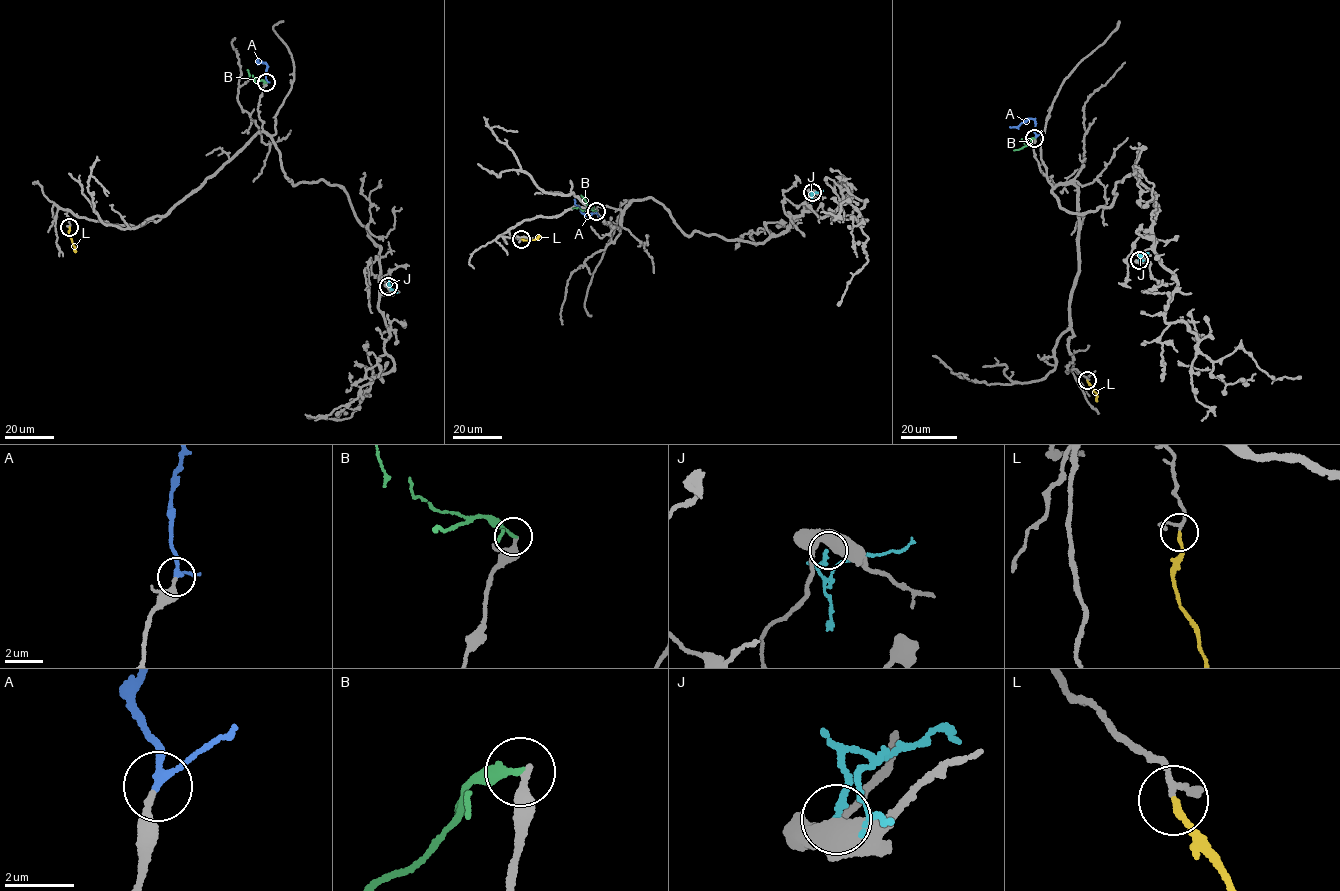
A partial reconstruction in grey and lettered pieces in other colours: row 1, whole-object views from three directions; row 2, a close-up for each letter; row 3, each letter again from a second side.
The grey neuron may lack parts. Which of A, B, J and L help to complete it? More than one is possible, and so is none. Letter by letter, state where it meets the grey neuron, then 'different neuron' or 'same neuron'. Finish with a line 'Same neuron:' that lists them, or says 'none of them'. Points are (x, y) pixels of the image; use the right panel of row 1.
A: contact (1035, 137); same neuron
B: contact (1034, 138); different neuron
J: contact (1139, 260); different neuron
L: contact (1087, 380); same neuron
Same neuron: A, L

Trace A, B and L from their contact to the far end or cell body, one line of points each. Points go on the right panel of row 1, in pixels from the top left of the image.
A: (1036, 137), (1033, 119), (1009, 127)
B: (1035, 138), (1024, 142), (1021, 139)
L: (1087, 380), (1096, 393), (1097, 401)

